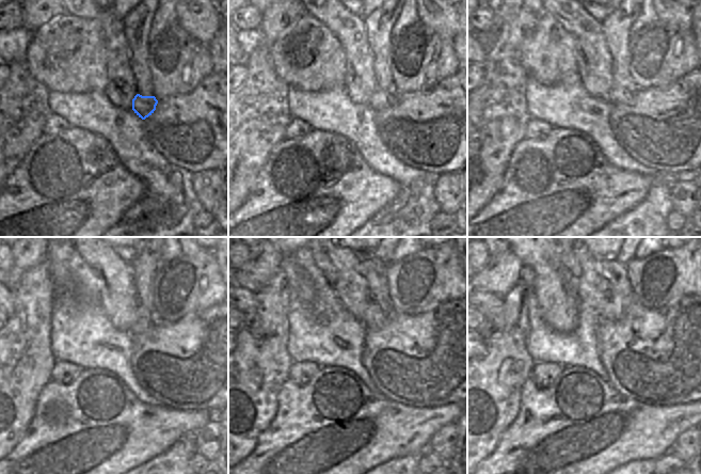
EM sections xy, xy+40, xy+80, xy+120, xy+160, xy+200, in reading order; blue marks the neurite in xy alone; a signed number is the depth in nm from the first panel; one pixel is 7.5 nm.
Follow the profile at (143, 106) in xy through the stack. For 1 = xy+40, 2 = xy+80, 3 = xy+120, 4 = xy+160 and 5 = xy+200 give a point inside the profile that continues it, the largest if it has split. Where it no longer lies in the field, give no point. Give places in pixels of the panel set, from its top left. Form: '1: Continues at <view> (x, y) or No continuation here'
1: Continues at xy+40 (380, 99)
2: Continues at xy+80 (619, 94)
3: Continues at xy+120 (146, 319)
4: Continues at xy+160 (380, 311)
5: Continues at xy+200 (617, 295)

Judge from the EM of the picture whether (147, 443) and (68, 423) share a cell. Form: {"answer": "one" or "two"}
{"answer": "one"}

